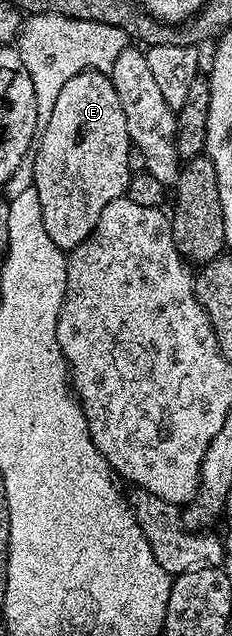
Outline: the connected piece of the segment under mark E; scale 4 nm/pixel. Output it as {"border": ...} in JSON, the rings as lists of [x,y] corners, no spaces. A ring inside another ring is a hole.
{"border":[[[84,69],[79,75],[74,75],[72,79],[67,79],[67,84],[63,86],[63,91],[59,91],[59,95],[55,99],[55,107],[51,111],[51,120],[48,121],[45,129],[40,130],[39,140],[36,142],[35,152],[31,157],[31,165],[33,161],[31,188],[39,195],[43,227],[47,231],[47,235],[51,235],[53,242],[63,251],[72,251],[79,243],[86,241],[93,234],[93,228],[99,223],[99,215],[103,215],[103,207],[107,207],[107,203],[111,203],[115,199],[126,196],[126,189],[131,176],[128,169],[130,146],[131,142],[127,135],[127,119],[123,116],[123,103],[119,103],[119,95],[113,86],[112,76],[108,72],[99,69]]]}

